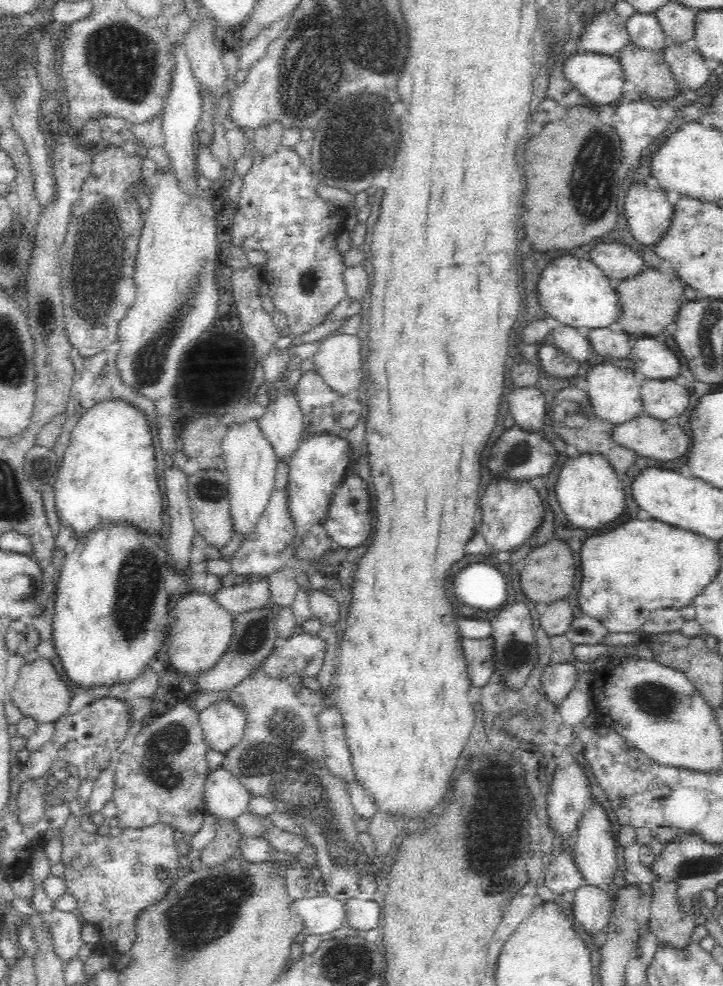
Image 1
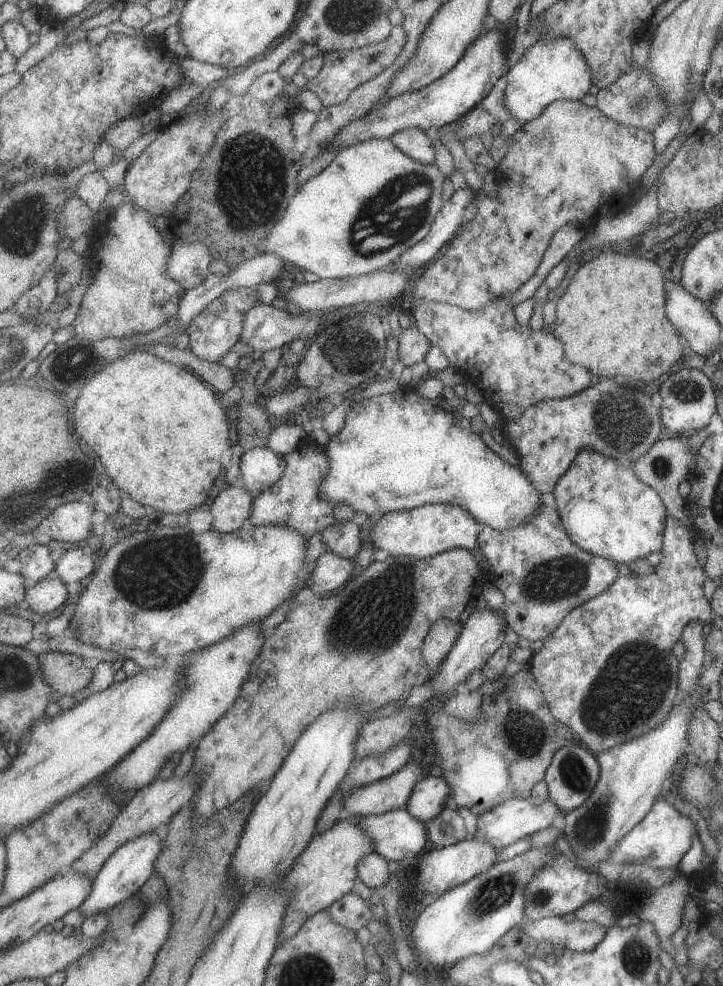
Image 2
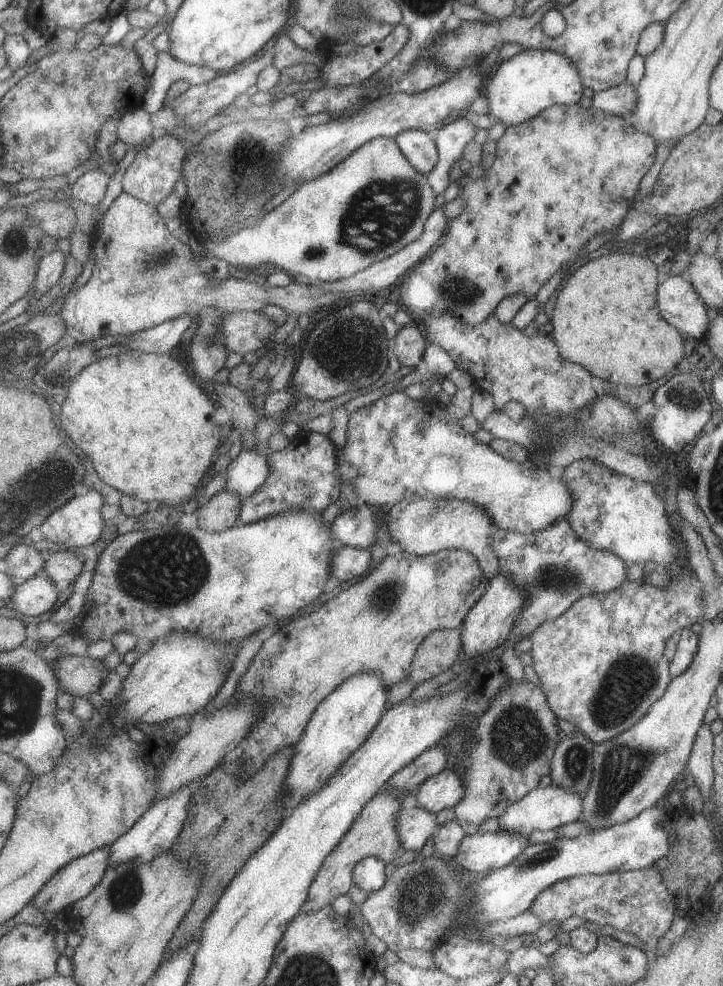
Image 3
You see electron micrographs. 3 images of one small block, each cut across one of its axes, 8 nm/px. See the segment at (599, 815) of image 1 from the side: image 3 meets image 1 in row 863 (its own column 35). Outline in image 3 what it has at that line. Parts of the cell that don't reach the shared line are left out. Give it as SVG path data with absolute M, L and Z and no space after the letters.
M42 573L17 585L11 607L25 616L37 618L55 606L59 593L52 578Z

